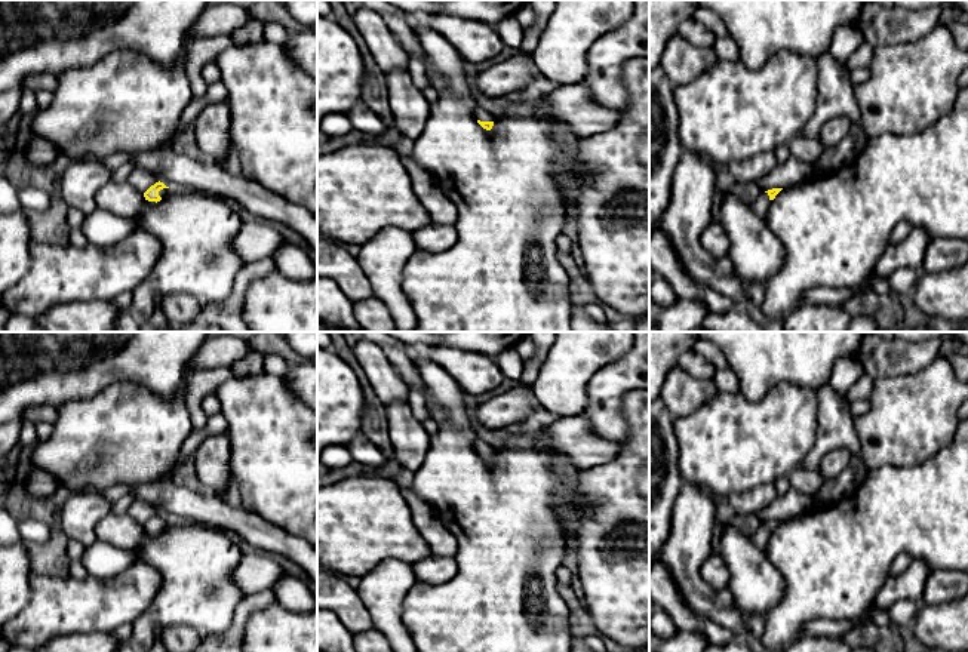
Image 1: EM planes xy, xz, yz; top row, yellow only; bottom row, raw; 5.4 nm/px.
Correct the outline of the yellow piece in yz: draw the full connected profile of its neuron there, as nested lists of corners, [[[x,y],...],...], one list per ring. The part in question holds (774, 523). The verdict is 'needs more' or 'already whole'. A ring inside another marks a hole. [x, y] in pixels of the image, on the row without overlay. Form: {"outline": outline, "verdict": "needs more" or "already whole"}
{"outline": [[[772,520],[772,522],[768,522],[765,525],[760,525],[759,529],[752,535],[755,545],[760,551],[766,551],[769,536],[781,522],[783,520]]], "verdict": "needs more"}

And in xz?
{"outline": [[[476,437],[473,439],[473,449],[486,462],[491,462],[495,453],[495,448]]], "verdict": "needs more"}

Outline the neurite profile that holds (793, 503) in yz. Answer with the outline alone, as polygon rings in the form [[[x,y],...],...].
[[[789,489],[784,495],[777,496],[769,505],[755,513],[762,525],[772,520],[786,520],[793,516],[799,516],[812,508],[811,496],[799,492],[798,489]]]

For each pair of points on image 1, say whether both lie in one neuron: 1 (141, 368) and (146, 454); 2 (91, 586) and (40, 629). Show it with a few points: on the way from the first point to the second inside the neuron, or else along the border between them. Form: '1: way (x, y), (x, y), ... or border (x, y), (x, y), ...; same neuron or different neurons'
1: border (107, 386), (131, 381), (162, 397), (177, 393); different neurons
2: way (79, 597), (70, 606), (63, 606), (52, 617); same neuron

